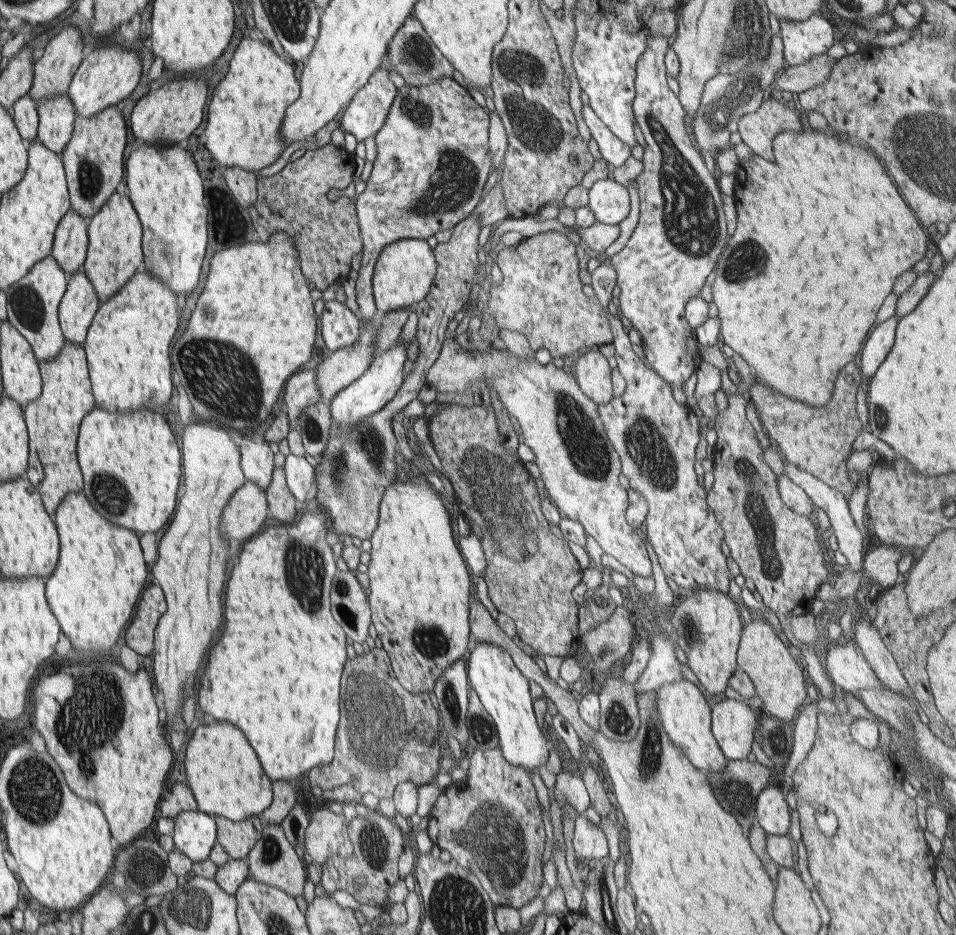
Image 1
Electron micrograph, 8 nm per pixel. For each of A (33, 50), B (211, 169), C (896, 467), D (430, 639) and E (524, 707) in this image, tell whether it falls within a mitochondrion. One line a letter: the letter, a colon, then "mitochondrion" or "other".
A: other
B: other
C: other
D: mitochondrion
E: other

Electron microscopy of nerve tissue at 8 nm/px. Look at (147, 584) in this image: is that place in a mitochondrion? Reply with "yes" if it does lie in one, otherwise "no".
no

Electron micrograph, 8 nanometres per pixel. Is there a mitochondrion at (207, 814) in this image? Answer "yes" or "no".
no

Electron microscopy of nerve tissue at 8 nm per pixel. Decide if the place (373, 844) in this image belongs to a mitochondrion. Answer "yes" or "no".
yes

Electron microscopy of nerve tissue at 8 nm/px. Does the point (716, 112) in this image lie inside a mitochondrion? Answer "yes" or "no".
yes

